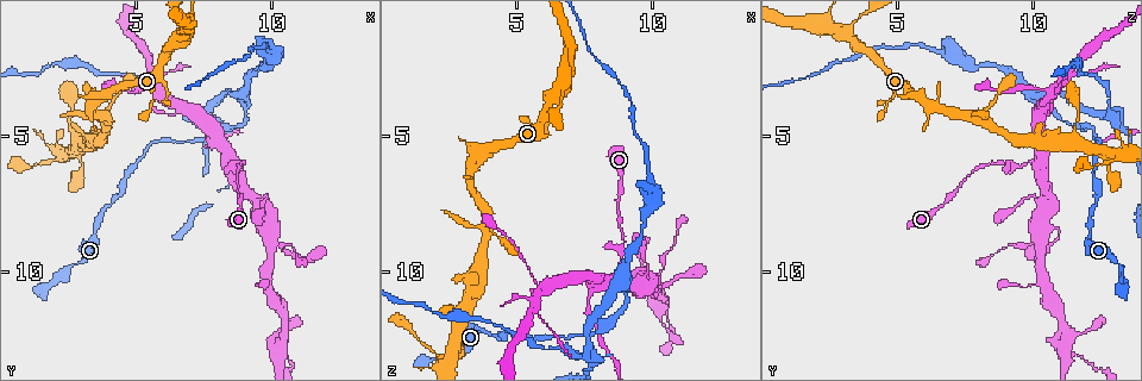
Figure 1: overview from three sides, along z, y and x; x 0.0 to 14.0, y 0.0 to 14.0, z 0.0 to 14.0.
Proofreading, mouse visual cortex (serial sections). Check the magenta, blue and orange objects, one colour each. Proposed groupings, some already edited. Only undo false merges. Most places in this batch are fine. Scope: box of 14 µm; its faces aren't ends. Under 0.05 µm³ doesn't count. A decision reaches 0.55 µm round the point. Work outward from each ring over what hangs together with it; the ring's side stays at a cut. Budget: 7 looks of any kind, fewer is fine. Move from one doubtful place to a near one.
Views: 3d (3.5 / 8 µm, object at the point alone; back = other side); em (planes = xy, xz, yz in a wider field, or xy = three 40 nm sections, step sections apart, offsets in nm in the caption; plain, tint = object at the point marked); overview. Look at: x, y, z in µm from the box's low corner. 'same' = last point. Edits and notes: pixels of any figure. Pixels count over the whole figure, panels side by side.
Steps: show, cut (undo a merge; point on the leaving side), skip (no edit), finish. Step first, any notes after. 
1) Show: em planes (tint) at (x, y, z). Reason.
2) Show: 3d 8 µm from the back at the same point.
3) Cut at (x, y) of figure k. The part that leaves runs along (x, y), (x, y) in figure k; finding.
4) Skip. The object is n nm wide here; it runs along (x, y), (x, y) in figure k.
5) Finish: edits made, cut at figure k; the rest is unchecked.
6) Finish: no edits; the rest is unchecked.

Show: 3d 3.5 µm at (9.0, 3.6, 10.5). Sudden change in width.

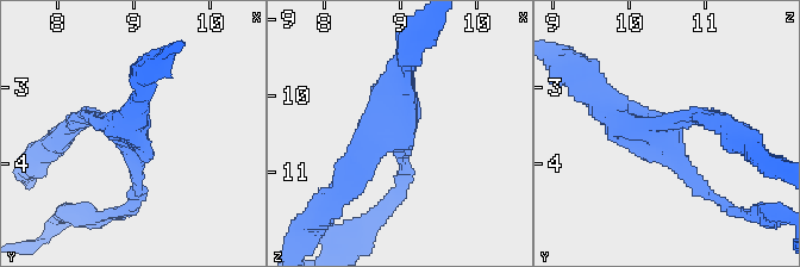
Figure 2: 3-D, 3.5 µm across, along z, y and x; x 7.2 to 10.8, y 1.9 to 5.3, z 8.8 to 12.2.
Show: em xy step 5 (tint) at (8.95, 3.70, 10.45). 3 arms meet here; the arms are 150, 200, 400 nm wide.

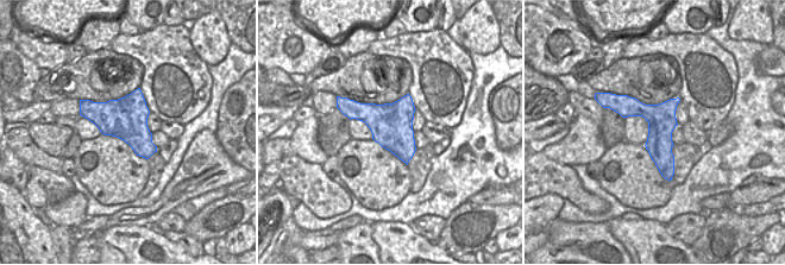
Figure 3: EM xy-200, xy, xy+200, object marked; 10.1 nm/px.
Show: em planes (tint) at the same point. Another direction.

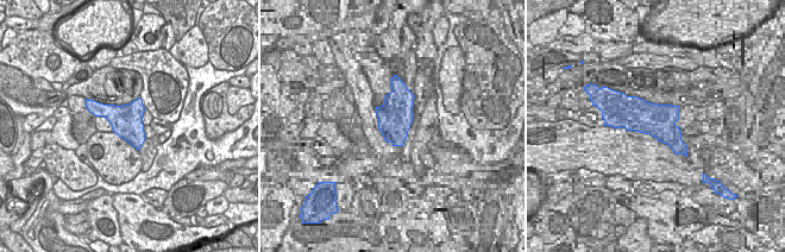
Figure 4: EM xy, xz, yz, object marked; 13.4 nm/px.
Skip. It runs along (714, 197), (657, 131), (597, 101) in figure 2; all the same cell.

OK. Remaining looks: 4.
Show: 3d 3.5 µm at (5.9, 3.5, 10.7). Three-way junction.

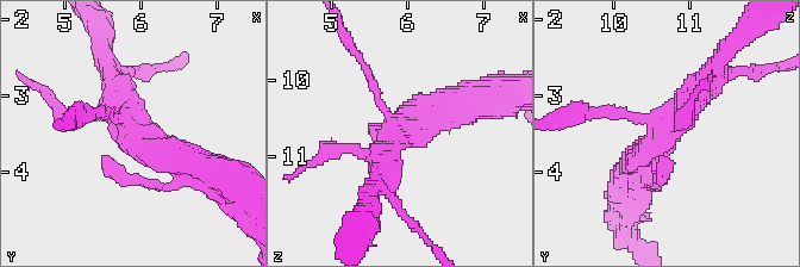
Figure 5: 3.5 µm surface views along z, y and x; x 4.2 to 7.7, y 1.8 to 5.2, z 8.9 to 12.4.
Show: em planes (tint) at (5.90, 3.50, 10.65).

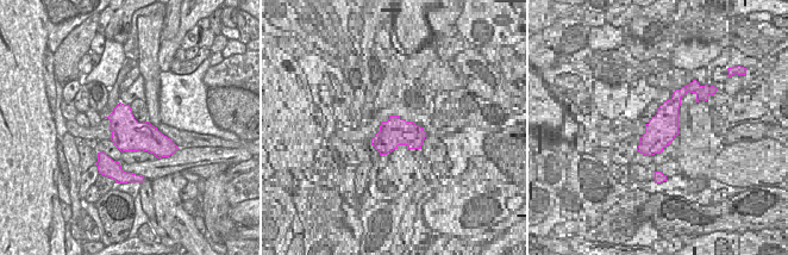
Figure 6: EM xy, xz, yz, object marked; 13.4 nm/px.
Skip. It runs along (198, 165), (124, 124), (110, 69) in figure 5; all the same cell.

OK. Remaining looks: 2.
Show: 3d 3.5 µm at (7.7, 5.4, 11.0). Thick turns thin.

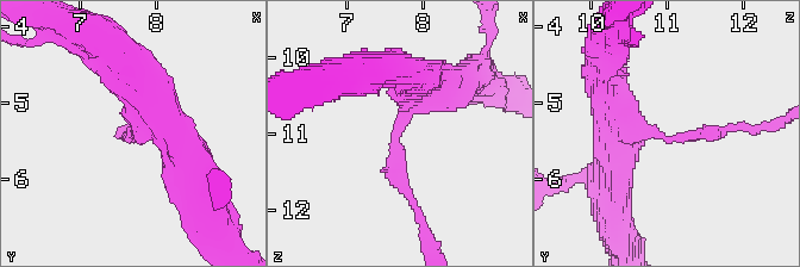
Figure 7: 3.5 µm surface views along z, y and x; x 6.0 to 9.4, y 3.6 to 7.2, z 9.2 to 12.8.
Show: em xy step 3 (tint) at (7.65, 5.40, 11.10).

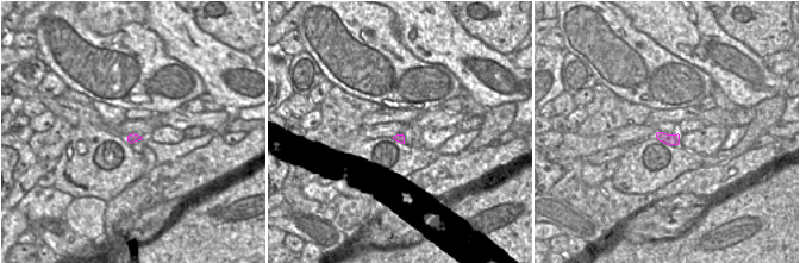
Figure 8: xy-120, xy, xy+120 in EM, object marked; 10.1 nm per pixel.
Cut at (398, 173) of figure 7. A second cell is stuck on.

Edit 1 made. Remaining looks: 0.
Finish: edits made, cut at figure 7; the rest is unchecked.

